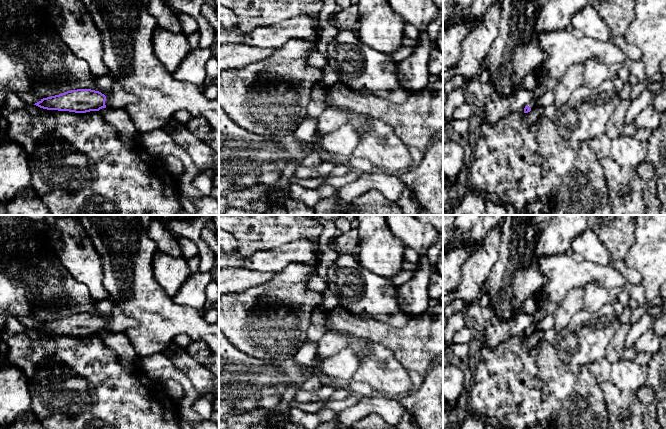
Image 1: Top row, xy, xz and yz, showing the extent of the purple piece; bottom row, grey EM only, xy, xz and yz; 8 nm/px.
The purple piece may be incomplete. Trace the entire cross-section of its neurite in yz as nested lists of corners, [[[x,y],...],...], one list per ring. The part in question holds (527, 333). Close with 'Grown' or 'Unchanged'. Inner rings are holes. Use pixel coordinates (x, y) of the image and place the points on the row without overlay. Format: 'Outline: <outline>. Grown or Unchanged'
Outline: [[[548,298],[537,301],[537,310],[533,314],[533,320],[524,332],[524,337],[530,336],[535,330],[537,324],[547,315],[551,315],[557,309],[558,304]]]. Grown

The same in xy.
Outline: [[[115,307],[105,320],[99,315],[91,313],[77,313],[64,316],[59,319],[41,323],[34,329],[58,335],[86,337],[99,335],[102,332],[123,333],[130,327],[135,327],[137,321],[126,316]]]. Grown

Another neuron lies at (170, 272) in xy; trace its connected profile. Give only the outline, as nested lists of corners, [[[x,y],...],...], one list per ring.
[[[160,250],[153,257],[152,268],[155,280],[170,297],[177,294],[191,274],[186,258],[171,257]]]

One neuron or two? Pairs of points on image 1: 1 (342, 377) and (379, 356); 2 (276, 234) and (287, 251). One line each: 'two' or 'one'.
1: two
2: two

